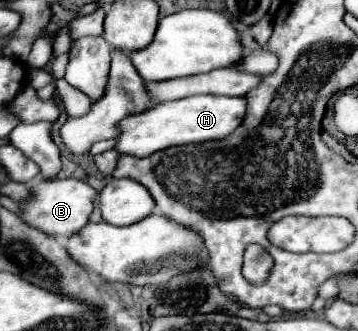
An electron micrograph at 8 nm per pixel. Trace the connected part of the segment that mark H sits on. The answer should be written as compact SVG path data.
M195 95L183 97L177 101L165 101L155 105L149 111L139 115L131 115L119 123L121 135L117 137L115 149L125 155L147 157L155 151L167 149L171 145L187 145L187 143L205 143L219 141L231 135L239 123L243 123L243 115L247 111L245 97L221 97L221 95Z

